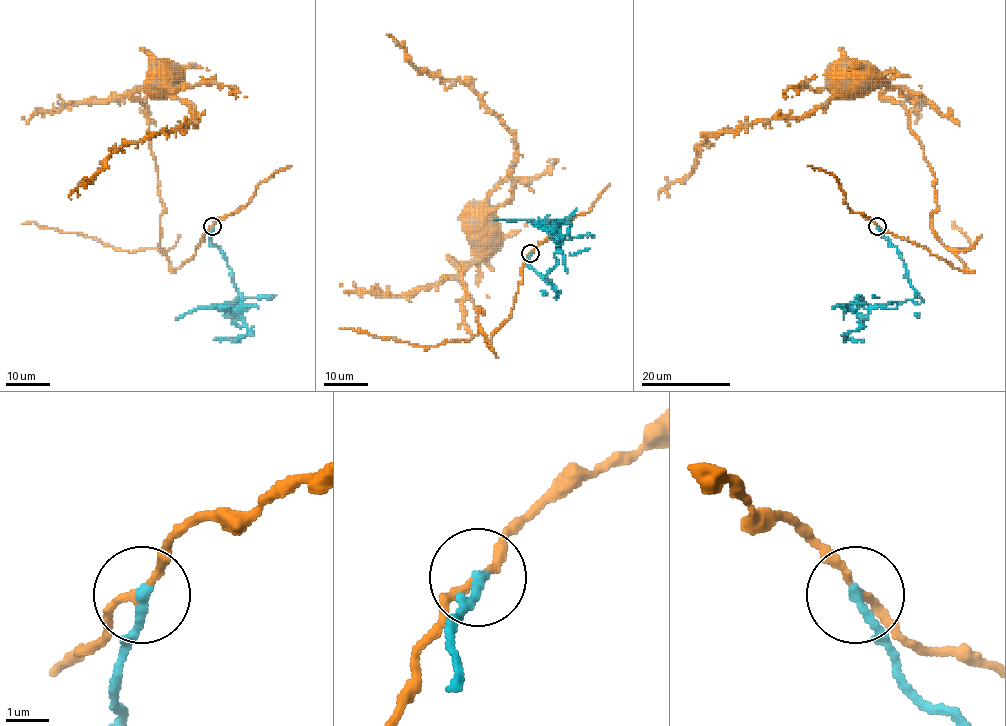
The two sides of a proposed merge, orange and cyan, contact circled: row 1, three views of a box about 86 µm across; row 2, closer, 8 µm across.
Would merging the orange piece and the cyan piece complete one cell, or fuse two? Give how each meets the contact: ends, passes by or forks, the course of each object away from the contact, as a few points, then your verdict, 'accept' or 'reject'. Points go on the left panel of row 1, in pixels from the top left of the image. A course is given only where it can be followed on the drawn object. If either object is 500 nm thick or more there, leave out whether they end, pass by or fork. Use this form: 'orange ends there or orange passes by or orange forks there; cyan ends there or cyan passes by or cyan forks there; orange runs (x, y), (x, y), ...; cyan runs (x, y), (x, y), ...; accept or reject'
orange passes by; cyan ends there; orange runs (213, 226), (170, 271), (159, 245), (165, 210), (147, 113), (130, 96), (148, 89), (163, 65); cyan runs (213, 226), (211, 241), (237, 290), (232, 317), (252, 331), (229, 339), (239, 341); reject

